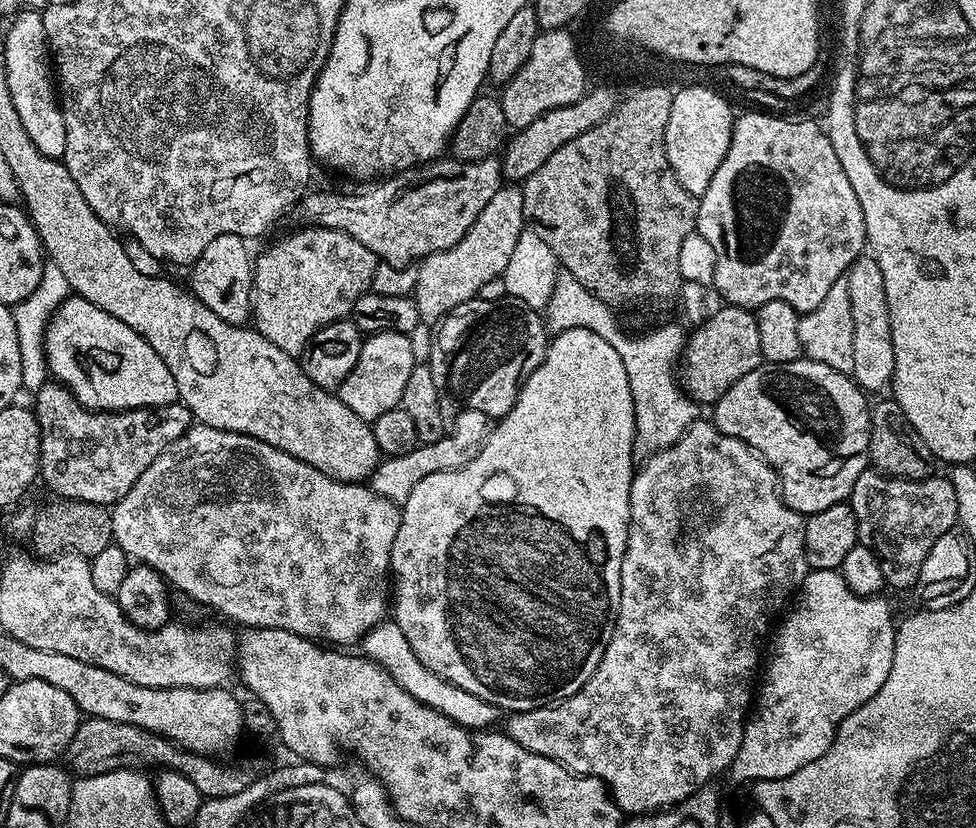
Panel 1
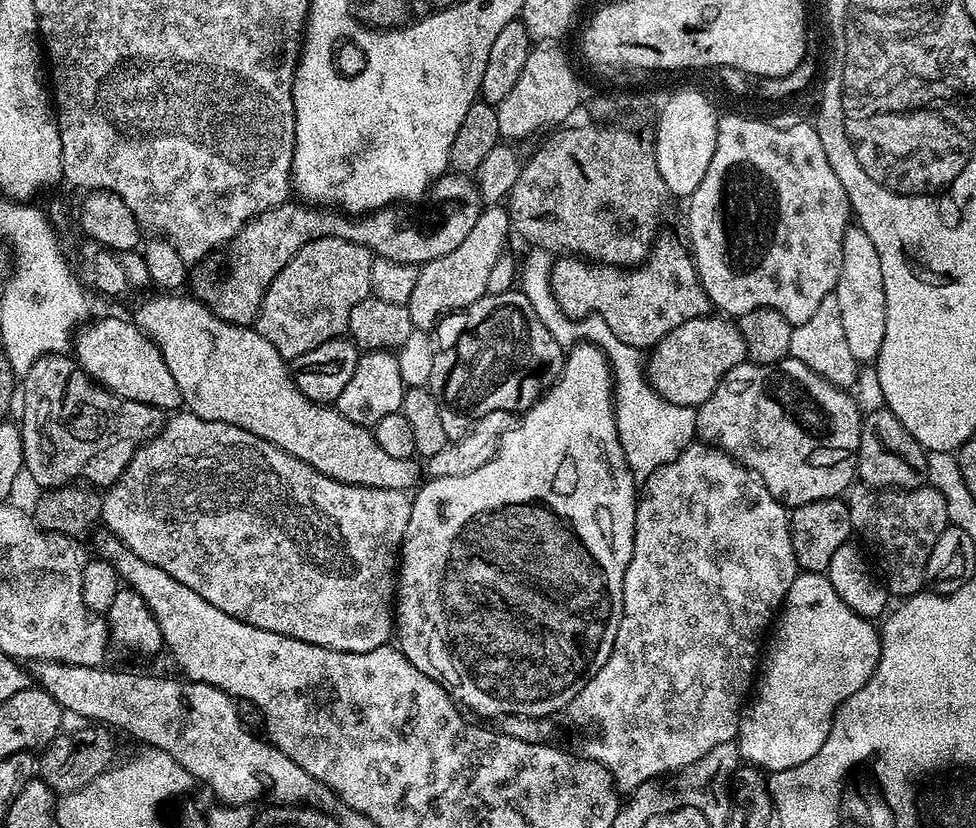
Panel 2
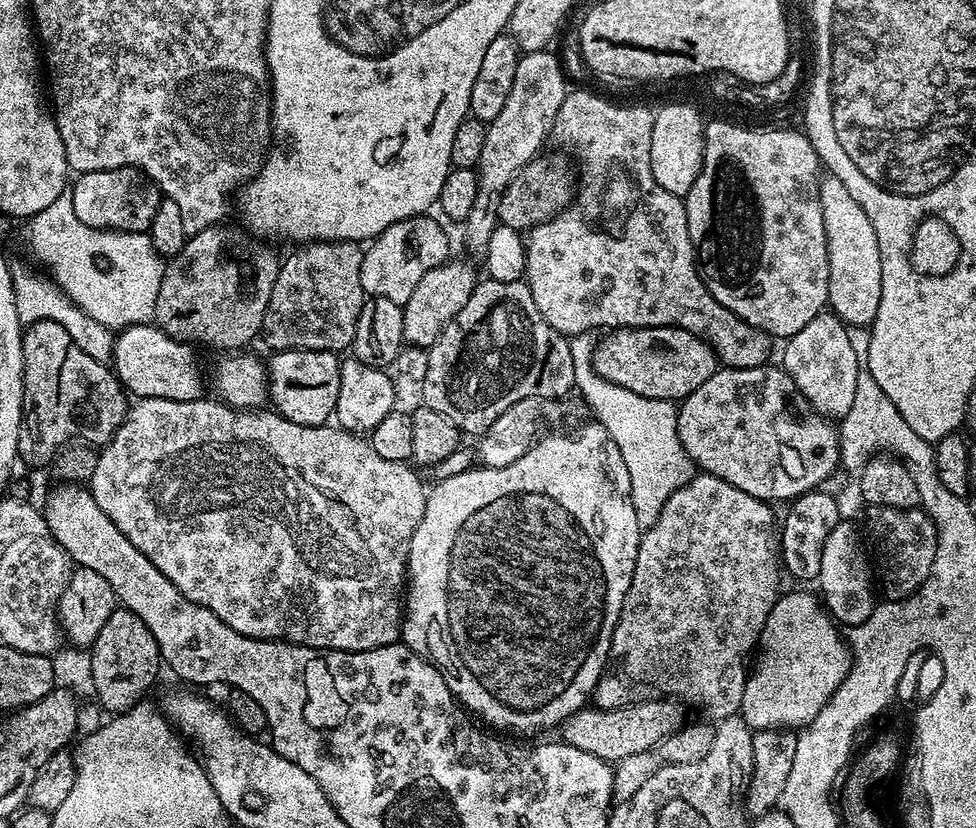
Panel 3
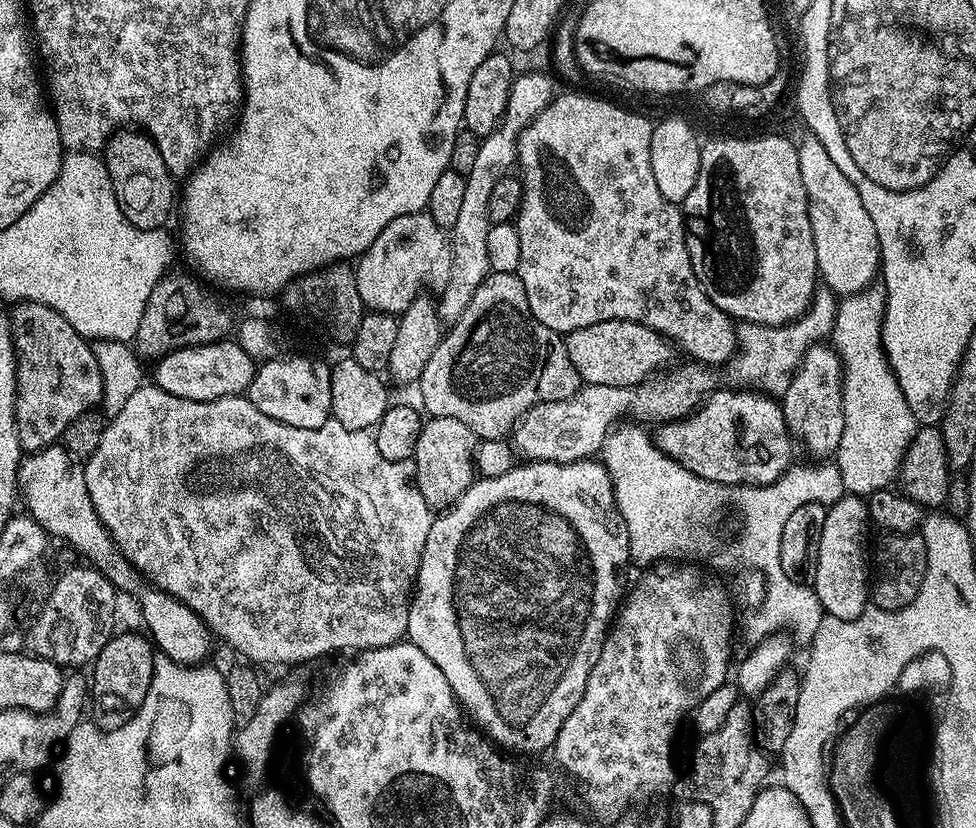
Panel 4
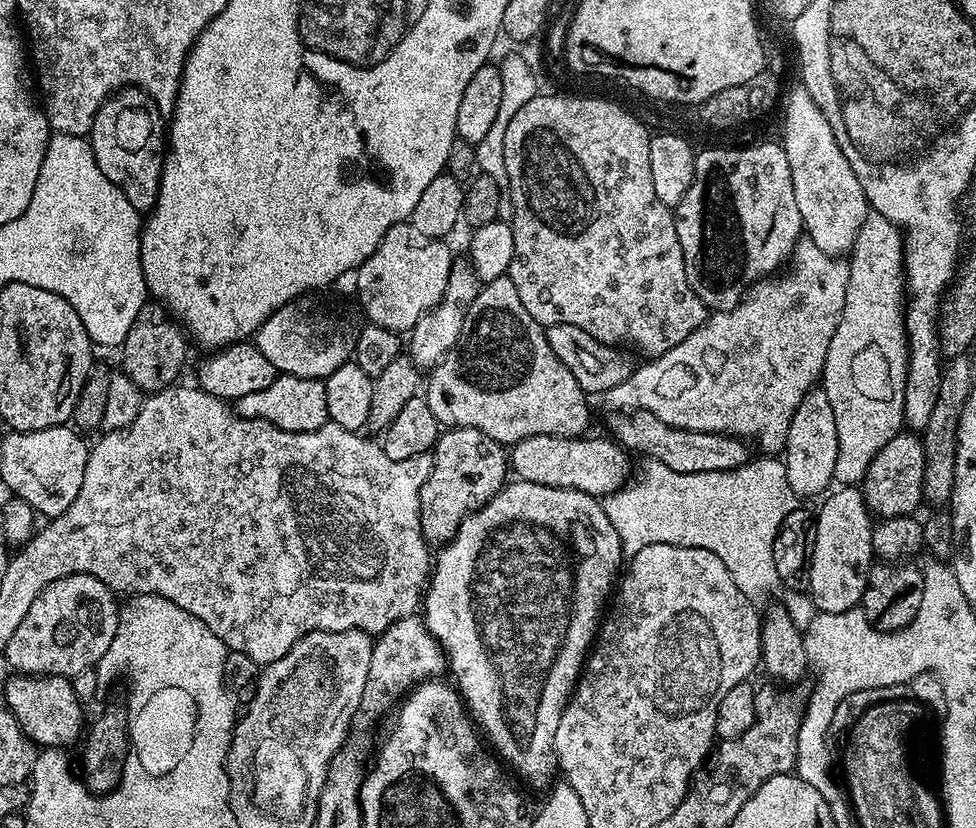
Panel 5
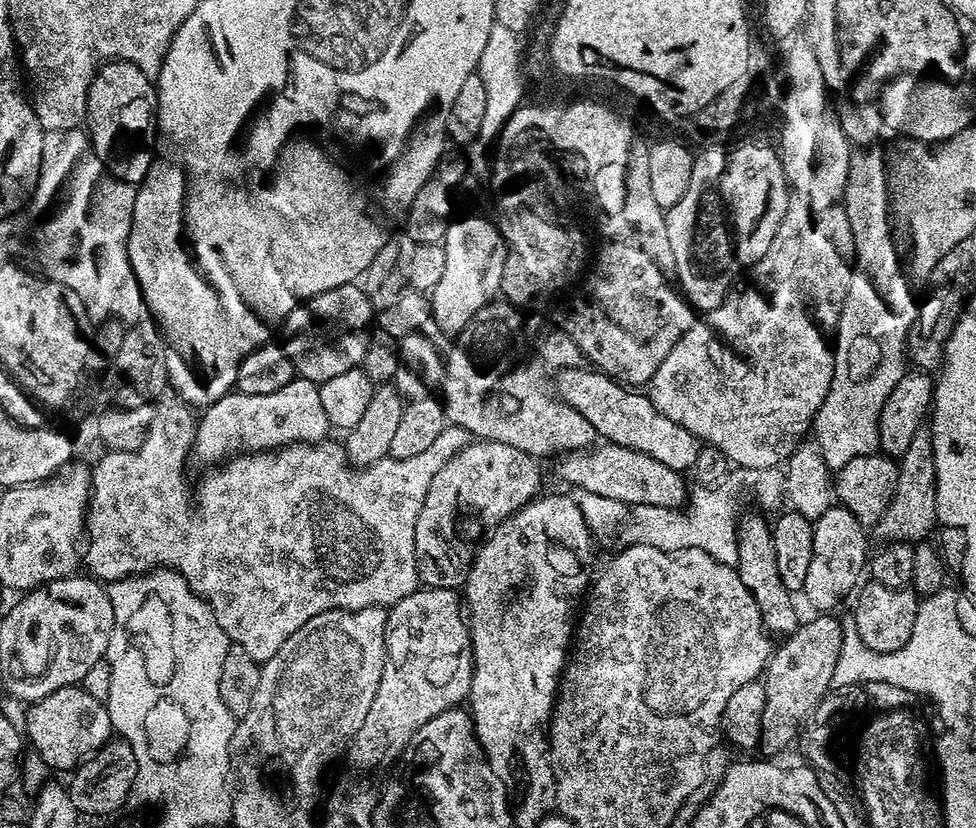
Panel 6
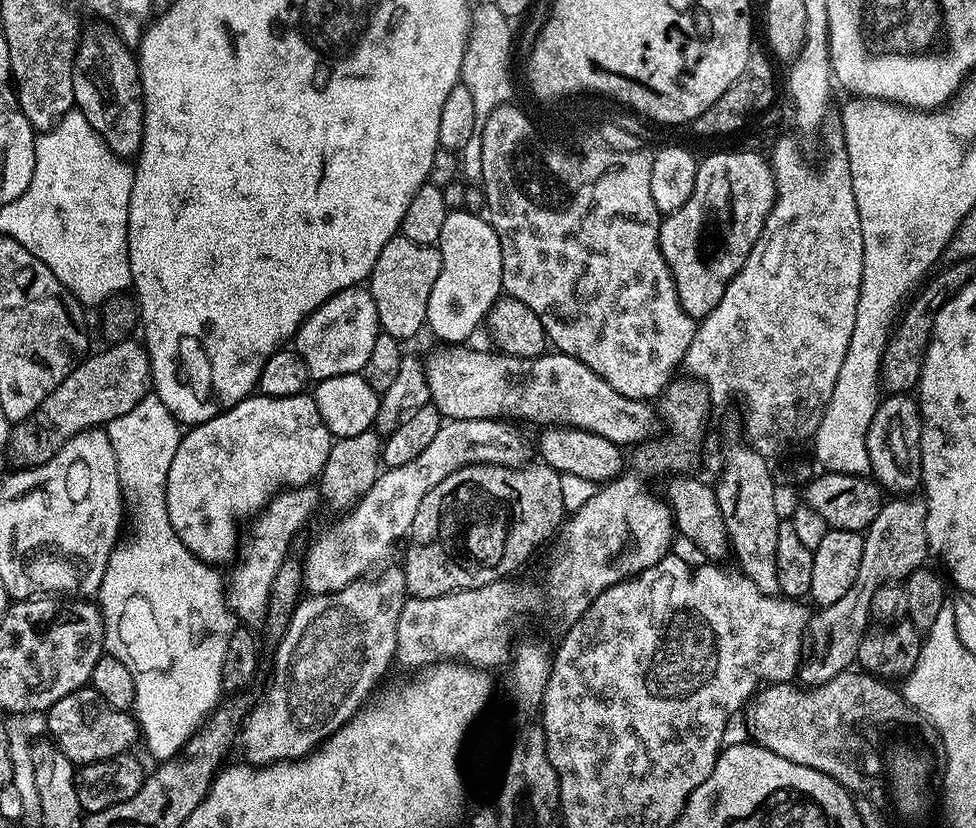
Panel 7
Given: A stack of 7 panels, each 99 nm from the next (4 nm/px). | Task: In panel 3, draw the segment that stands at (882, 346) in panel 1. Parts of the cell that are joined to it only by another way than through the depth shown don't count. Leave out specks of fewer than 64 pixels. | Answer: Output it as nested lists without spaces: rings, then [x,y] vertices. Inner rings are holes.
[[[828,174],[821,179],[820,201],[830,258],[828,308],[845,325],[871,325],[878,314],[878,302],[882,302],[882,258],[878,250],[878,234],[874,234],[874,226],[866,210],[854,202],[850,190],[846,190],[846,186],[836,176]]]

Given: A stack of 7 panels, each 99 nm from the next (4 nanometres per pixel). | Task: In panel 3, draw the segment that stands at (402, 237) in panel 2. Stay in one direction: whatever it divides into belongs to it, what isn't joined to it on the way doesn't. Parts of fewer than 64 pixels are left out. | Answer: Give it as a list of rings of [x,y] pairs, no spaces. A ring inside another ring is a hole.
[[[213,226],[187,237],[185,244],[164,265],[162,286],[158,286],[158,302],[154,323],[171,340],[193,342],[201,340],[226,350],[244,350],[252,339],[260,336],[262,318],[266,318],[266,306],[270,306],[270,293],[278,282],[278,270],[282,263],[281,253],[267,248],[267,243],[253,238],[247,231],[235,232],[225,226]]]

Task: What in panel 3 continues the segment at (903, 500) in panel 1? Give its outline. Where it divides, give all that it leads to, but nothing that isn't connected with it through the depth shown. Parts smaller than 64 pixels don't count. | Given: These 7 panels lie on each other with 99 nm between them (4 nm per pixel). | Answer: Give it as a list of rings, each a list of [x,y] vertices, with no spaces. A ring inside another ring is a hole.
[[[872,506],[867,509],[868,528],[876,532],[876,541],[872,548],[876,551],[874,564],[878,572],[878,580],[884,583],[884,596],[889,600],[905,600],[913,596],[926,582],[936,557],[936,524],[917,506],[914,508],[881,508]]]

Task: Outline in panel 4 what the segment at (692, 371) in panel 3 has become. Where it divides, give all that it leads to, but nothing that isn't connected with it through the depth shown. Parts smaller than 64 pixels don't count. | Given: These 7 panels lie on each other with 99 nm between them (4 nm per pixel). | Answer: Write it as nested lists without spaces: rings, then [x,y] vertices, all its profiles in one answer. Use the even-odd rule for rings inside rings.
[[[607,320],[575,328],[567,333],[565,344],[574,370],[578,370],[584,384],[634,386],[657,375],[673,363],[674,348],[665,336],[650,330],[650,326],[629,320]]]

